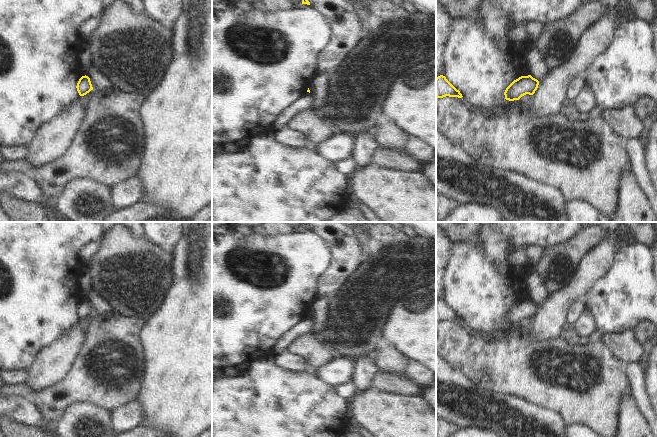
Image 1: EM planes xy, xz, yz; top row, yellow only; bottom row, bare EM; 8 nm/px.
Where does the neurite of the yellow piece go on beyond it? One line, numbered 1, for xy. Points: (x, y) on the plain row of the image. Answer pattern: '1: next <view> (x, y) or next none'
1: next none

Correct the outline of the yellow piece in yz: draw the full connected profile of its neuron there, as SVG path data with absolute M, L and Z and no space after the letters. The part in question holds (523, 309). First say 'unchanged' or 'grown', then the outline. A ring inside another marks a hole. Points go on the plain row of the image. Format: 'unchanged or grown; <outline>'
unchanged; M531 299L521 300L514 304L505 314L505 323L509 325L519 324L522 320L533 319L537 314L539 305Z

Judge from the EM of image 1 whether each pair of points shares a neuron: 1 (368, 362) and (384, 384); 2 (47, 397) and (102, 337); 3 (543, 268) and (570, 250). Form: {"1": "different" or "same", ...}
{"1": "different", "2": "same", "3": "same"}

